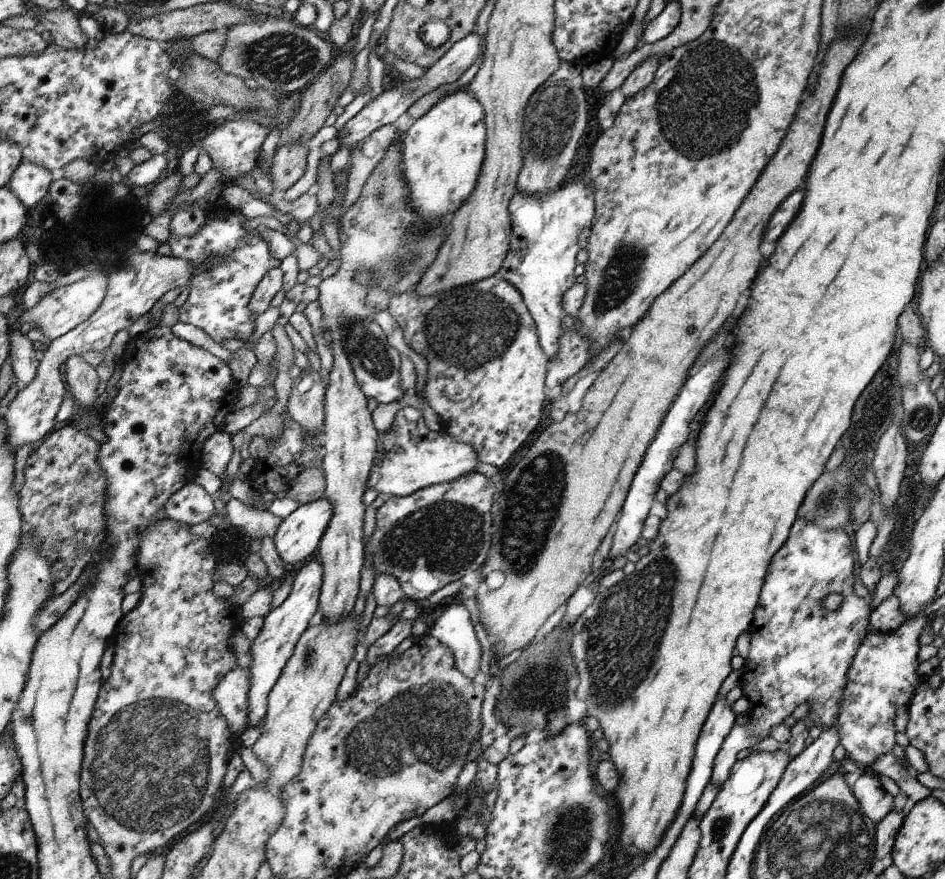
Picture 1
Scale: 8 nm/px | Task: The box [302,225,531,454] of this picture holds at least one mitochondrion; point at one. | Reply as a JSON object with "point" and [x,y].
{"point":[463,330]}

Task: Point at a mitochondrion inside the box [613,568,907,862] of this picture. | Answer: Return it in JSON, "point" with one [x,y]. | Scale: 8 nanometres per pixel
{"point":[722,826]}

